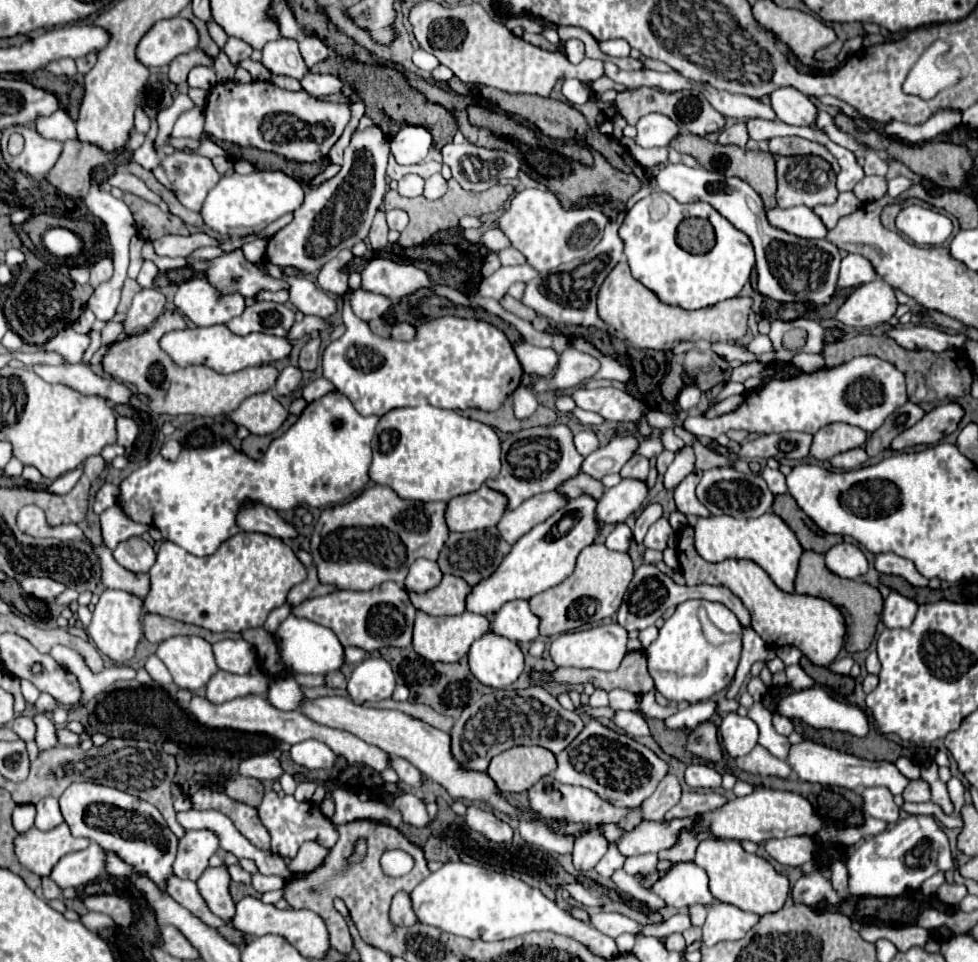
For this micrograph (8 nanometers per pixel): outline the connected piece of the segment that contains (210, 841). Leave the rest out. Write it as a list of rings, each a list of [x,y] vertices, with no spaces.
[[[205,829],[187,831],[187,835],[179,841],[173,873],[179,879],[197,881],[201,873],[207,869],[209,857],[217,851],[219,851],[219,839],[211,831],[205,831]]]

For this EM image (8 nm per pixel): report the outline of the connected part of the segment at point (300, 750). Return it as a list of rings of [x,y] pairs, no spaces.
[[[307,739],[307,741],[291,745],[291,759],[297,765],[307,767],[307,769],[325,769],[333,765],[337,755],[325,743]]]

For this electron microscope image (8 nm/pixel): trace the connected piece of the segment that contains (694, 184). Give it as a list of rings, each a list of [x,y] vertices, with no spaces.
[[[667,165],[657,173],[657,185],[661,191],[673,195],[679,203],[705,201],[729,219],[739,231],[743,231],[755,247],[755,269],[759,273],[759,293],[779,303],[809,303],[813,307],[827,305],[839,281],[841,253],[839,247],[827,239],[801,239],[783,229],[773,227],[767,221],[767,211],[755,189],[737,177],[725,177],[703,167]]]

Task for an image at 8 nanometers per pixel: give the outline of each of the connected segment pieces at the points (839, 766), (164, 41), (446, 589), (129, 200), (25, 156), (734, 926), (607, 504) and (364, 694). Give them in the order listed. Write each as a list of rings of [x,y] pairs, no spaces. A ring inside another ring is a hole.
[[[801,741],[791,745],[789,755],[787,755],[787,763],[789,767],[795,771],[797,779],[807,781],[807,783],[821,783],[821,785],[839,785],[839,787],[847,787],[847,789],[867,789],[867,787],[887,787],[893,795],[903,793],[903,789],[907,787],[909,779],[905,779],[893,763],[889,761],[867,761],[867,759],[859,759],[853,757],[849,753],[841,753],[837,749],[829,749],[825,745],[819,745],[815,741]]]
[[[181,17],[157,21],[139,41],[135,57],[145,67],[169,65],[177,55],[197,47],[197,31],[193,23]]]
[[[445,575],[443,581],[425,591],[415,593],[407,591],[415,609],[429,615],[459,615],[465,611],[465,595],[469,593],[469,585],[455,575]]]
[[[127,193],[123,201],[129,205],[143,239],[153,241],[163,235],[189,235],[187,225],[179,217],[161,211],[157,205],[151,205],[131,193]]]
[[[13,125],[7,127],[3,131],[3,139],[1,139],[1,151],[3,157],[7,161],[7,165],[15,171],[23,171],[25,175],[31,177],[43,177],[57,161],[59,153],[61,153],[63,143],[61,141],[53,141],[53,139],[45,139],[41,137],[35,129],[25,127],[25,125]],[[5,133],[21,133],[25,137],[25,149],[21,155],[11,157],[5,149]]]
[[[717,901],[709,907],[709,915],[703,925],[703,941],[705,945],[715,945],[725,939],[729,941],[741,939],[747,933],[747,929],[751,929],[757,921],[759,915]]]
[[[623,479],[619,485],[607,489],[603,497],[597,501],[595,519],[601,525],[615,525],[625,521],[647,497],[647,485],[635,479]]]
[[[369,657],[361,661],[351,677],[347,691],[355,703],[365,701],[381,701],[393,695],[395,689],[395,673],[385,659]]]

